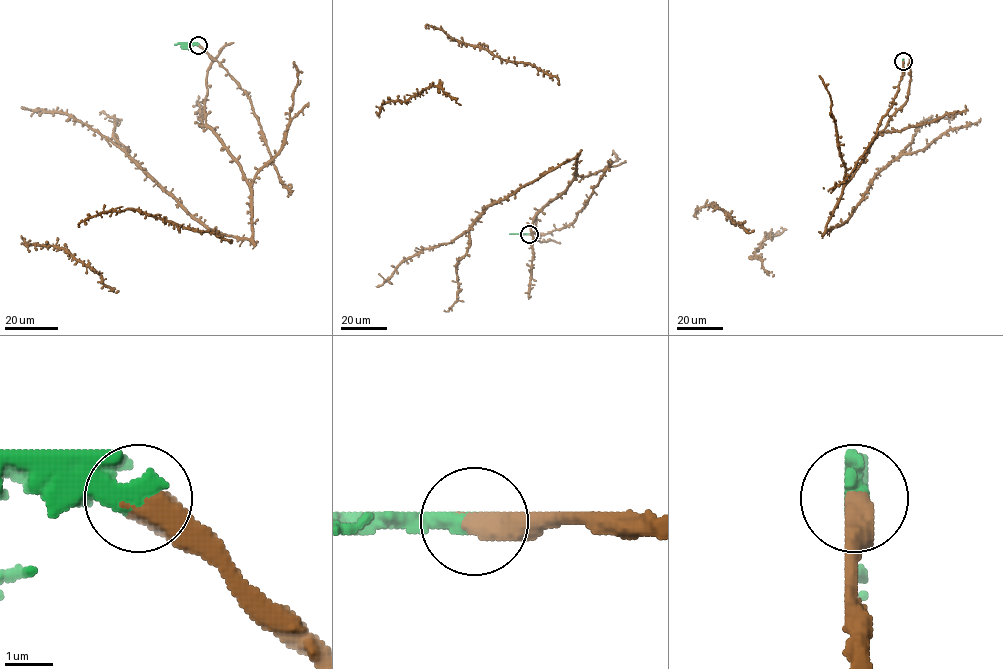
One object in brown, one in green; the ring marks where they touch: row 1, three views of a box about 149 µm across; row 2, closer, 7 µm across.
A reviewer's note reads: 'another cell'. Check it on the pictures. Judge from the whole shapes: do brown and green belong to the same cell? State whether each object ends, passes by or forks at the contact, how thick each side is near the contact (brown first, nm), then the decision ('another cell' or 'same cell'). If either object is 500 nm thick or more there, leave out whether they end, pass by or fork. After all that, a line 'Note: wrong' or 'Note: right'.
650 nm thick on the brown side, 600 nm on the other; another cell
Note: right

